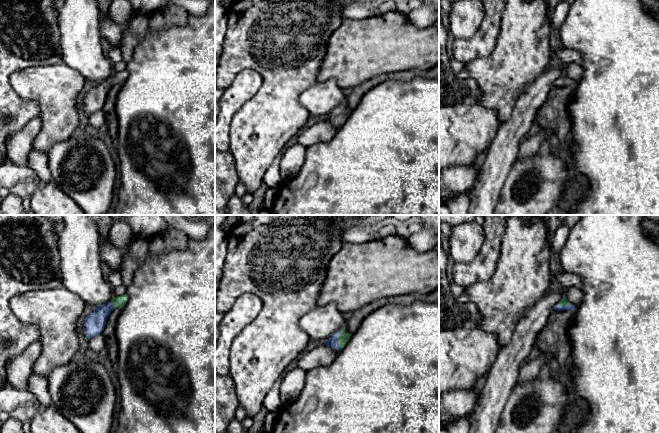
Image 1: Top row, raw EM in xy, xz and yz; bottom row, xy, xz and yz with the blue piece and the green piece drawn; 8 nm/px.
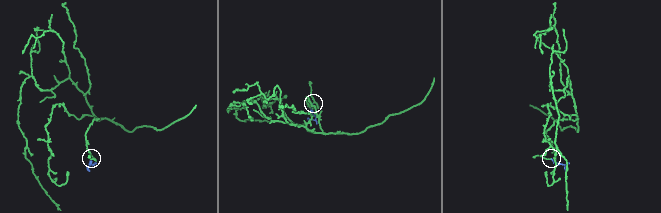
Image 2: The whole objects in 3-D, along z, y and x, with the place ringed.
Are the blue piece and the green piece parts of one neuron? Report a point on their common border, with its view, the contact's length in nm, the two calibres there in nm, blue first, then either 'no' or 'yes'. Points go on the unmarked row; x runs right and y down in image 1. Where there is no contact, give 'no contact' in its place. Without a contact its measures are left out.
meets blue in xz at (336, 116); contact 150 nm long; 80 nm thick on the blue side, 90 nm on the other; yes

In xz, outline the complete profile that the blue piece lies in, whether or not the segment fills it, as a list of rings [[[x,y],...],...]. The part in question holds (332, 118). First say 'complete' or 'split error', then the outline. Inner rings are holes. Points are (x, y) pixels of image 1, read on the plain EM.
split error; [[[342,104],[340,107],[333,109],[324,119],[323,121],[329,122],[333,125],[341,126],[346,119],[349,117],[350,112],[352,110],[348,110],[345,104]]]

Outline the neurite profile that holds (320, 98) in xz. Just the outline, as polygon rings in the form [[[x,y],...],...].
[[[328,79],[314,82],[300,95],[299,101],[309,114],[320,121],[344,103],[345,93],[346,91],[338,86],[336,79]]]

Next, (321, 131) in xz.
[[[320,120],[313,125],[303,128],[296,136],[297,143],[306,148],[321,142],[330,141],[340,126]]]

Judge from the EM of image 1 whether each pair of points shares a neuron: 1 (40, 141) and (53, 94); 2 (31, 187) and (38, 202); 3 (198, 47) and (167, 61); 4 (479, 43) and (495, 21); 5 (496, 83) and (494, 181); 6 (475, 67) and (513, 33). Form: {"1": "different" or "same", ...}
{"1": "same", "2": "different", "3": "same", "4": "same", "5": "different", "6": "same"}

